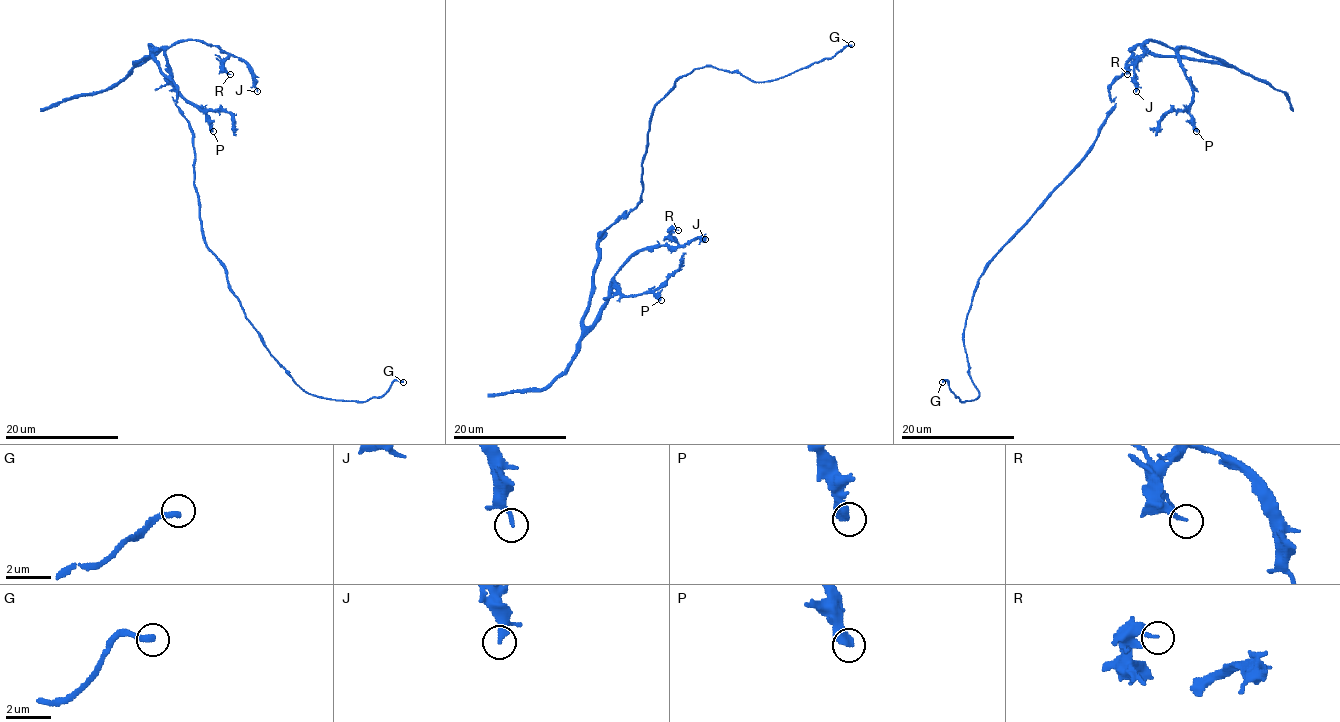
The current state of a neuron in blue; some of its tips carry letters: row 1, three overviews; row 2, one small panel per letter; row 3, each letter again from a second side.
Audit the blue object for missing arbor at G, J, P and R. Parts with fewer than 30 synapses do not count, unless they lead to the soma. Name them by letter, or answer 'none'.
none

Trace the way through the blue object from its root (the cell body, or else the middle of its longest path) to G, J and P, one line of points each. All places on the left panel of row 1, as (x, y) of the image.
G: (195, 154), (203, 241), (270, 355), (302, 389), (328, 399), (364, 401), (380, 397), (396, 380), (403, 382)
J: (195, 154), (176, 86), (151, 45), (135, 63), (183, 40), (217, 45), (247, 66), (257, 91)
P: (195, 154), (192, 128), (175, 103), (176, 86), (151, 45), (135, 63), (162, 49), (175, 89), (213, 131)

